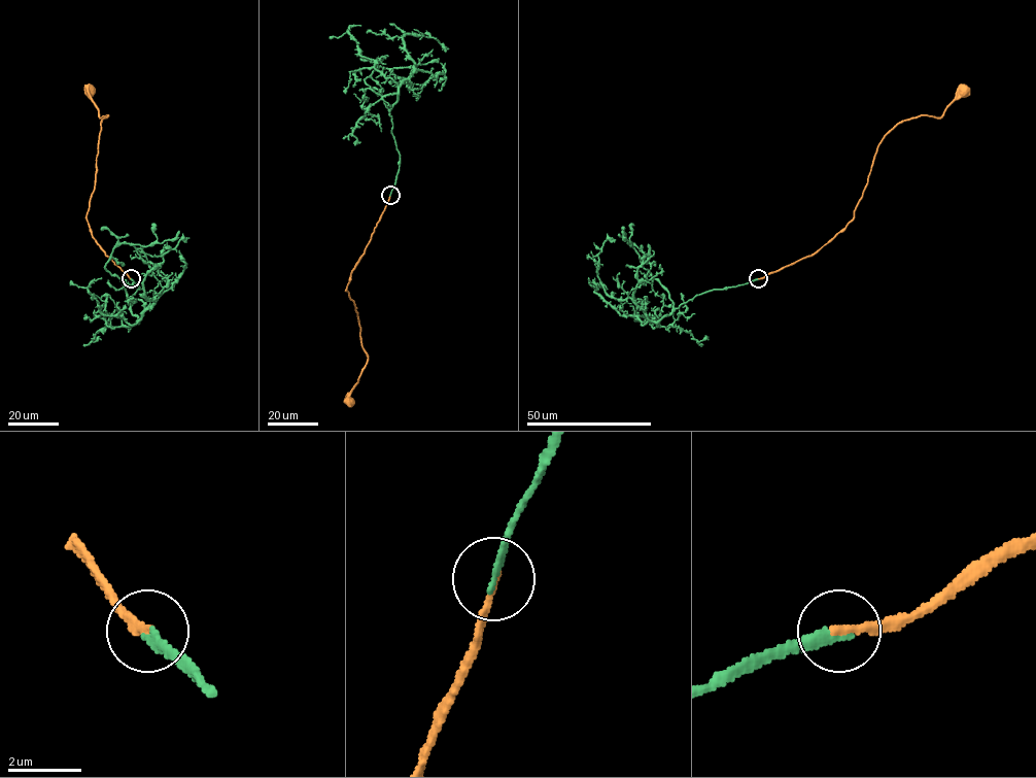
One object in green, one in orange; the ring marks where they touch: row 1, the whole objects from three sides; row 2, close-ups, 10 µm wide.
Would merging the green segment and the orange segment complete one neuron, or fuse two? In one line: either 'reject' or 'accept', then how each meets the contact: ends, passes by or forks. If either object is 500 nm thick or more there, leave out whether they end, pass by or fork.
accept; green ends; orange ends

